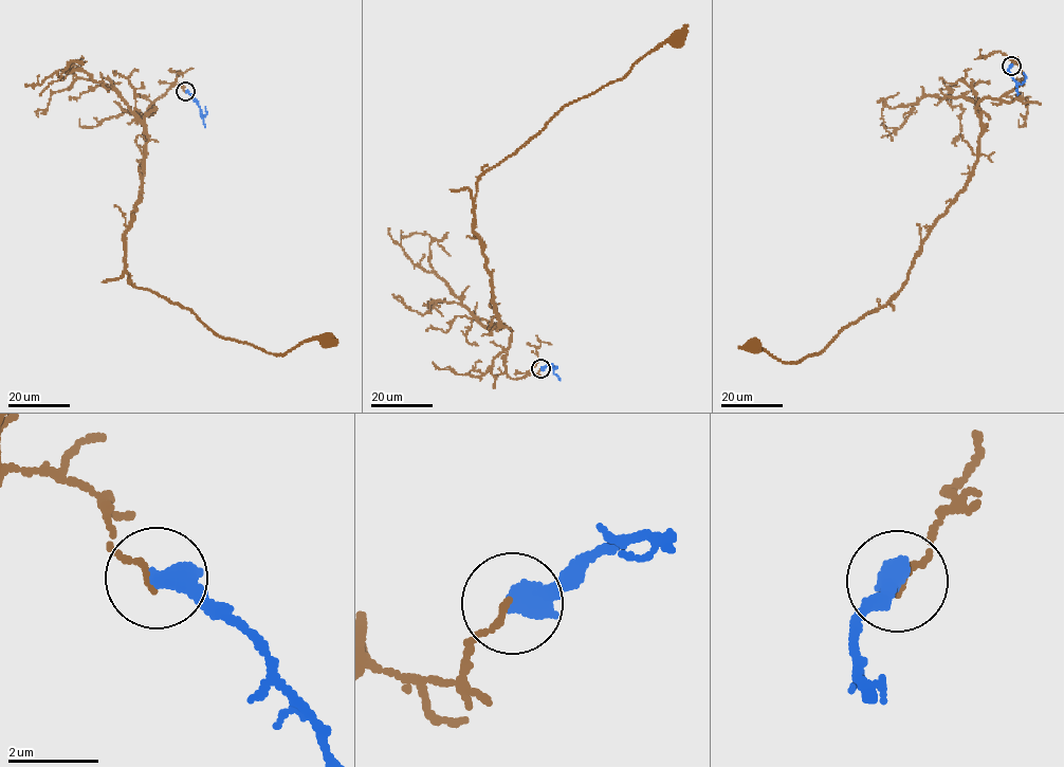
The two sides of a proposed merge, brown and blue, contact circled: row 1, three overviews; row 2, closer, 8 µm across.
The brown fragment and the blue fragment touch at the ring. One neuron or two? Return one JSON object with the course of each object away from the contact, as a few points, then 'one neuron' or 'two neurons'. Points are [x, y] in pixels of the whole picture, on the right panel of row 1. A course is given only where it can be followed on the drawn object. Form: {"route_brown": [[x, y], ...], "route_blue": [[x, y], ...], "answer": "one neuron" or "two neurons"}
{"route_brown": [[1011, 66], [1022, 83], [975, 108], [974, 172], [902, 288], [800, 362], [754, 346]], "route_blue": [[1011, 66], [1008, 73], [1020, 84], [1025, 78], [1024, 73]], "answer": "two neurons"}

